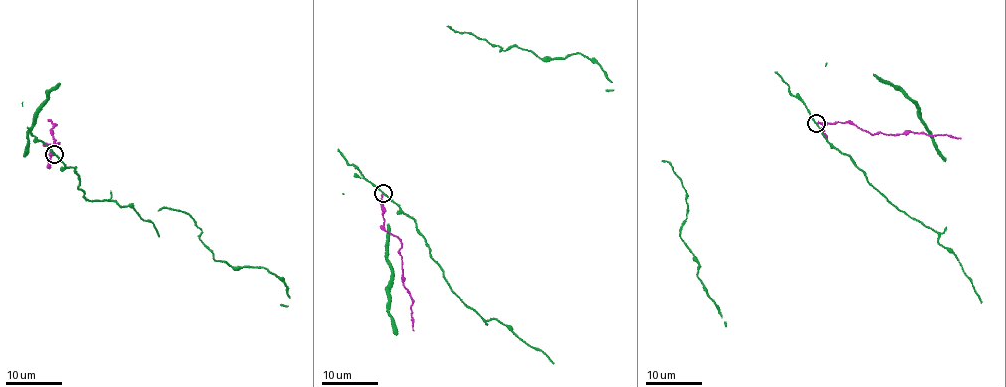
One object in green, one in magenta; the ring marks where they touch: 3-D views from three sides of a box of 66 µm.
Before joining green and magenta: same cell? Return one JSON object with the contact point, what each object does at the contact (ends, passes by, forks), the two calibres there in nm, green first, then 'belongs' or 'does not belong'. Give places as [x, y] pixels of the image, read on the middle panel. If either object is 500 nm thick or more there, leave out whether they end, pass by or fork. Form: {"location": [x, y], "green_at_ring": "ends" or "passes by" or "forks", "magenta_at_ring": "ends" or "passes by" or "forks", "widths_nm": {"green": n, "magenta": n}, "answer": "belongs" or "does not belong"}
{"location": [383, 193], "green_at_ring": "passes by", "magenta_at_ring": "ends", "widths_nm": {"green": 180, "magenta": 200}, "answer": "does not belong"}

